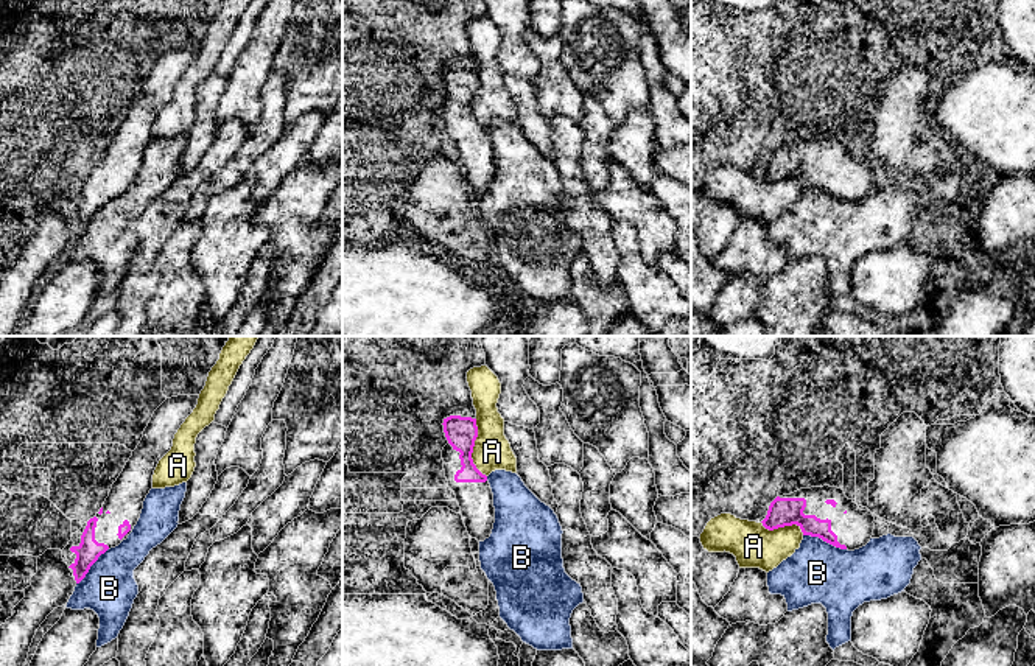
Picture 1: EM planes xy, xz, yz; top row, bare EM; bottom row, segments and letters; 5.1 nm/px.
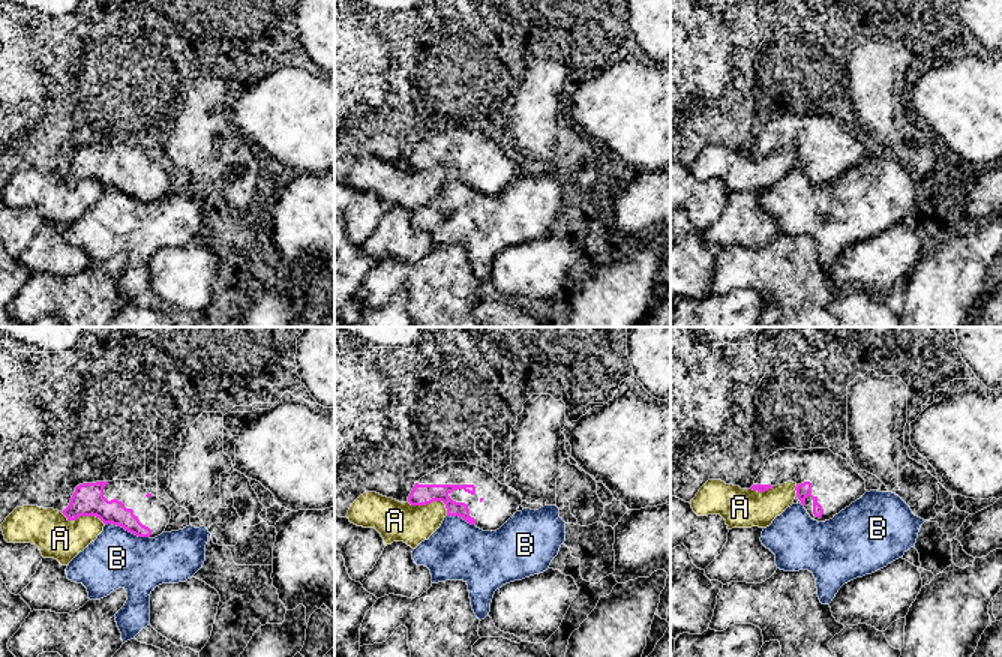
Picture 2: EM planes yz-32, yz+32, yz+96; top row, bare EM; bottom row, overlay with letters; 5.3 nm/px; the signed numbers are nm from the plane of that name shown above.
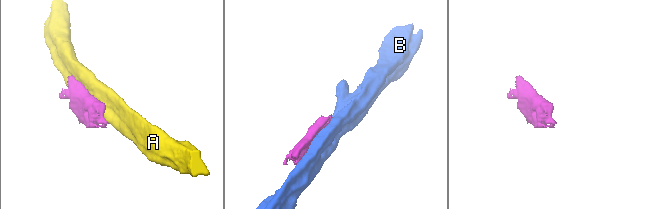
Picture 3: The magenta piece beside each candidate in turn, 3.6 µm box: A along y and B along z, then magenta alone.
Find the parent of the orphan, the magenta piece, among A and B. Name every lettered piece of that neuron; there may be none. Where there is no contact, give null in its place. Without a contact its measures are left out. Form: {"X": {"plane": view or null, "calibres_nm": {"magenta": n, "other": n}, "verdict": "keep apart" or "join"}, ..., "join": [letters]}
{"A": {"plane": "xz", "calibres_nm": {"magenta": 160, "other": 190}, "verdict": "keep apart"}, "B": {"plane": "yz", "calibres_nm": {"magenta": 140, "other": 320}, "verdict": "keep apart"}, "join": []}

